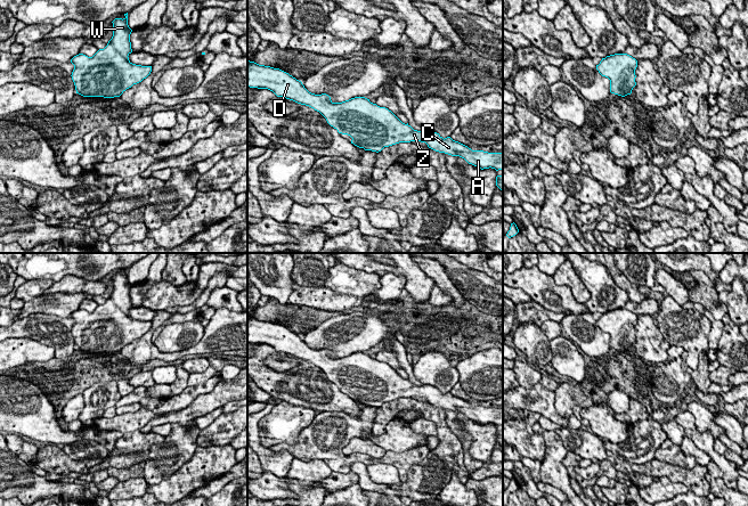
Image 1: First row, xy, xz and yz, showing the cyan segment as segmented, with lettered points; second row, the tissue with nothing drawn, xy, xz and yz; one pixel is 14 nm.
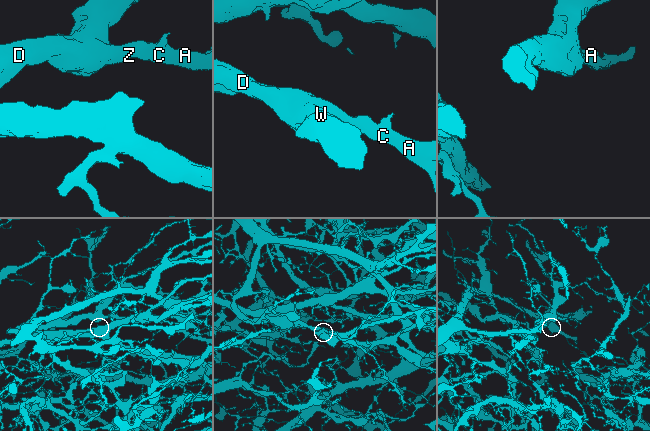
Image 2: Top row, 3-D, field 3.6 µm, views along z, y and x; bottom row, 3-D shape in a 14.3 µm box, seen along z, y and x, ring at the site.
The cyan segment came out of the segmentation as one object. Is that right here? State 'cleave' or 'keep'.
keep

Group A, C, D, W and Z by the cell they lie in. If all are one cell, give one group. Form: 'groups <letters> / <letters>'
groups A C D W Z

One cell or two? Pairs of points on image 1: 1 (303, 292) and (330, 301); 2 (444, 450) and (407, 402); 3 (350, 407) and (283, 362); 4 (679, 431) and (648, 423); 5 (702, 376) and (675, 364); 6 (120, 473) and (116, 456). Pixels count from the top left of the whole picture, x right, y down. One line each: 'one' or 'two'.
1: one
2: one
3: two
4: two
5: two
6: two

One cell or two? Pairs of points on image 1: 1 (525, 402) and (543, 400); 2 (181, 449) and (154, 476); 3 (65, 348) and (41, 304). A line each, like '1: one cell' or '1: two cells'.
1: one cell
2: one cell
3: two cells

